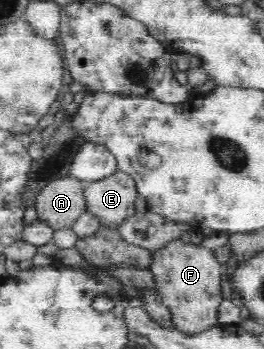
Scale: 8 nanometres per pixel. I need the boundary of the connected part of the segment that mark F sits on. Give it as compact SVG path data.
M180 236L171 238L161 248L152 251L150 271L157 283L159 298L171 310L177 330L197 333L218 325L216 317L222 302L220 282L223 270L215 251L201 244L185 242Z

